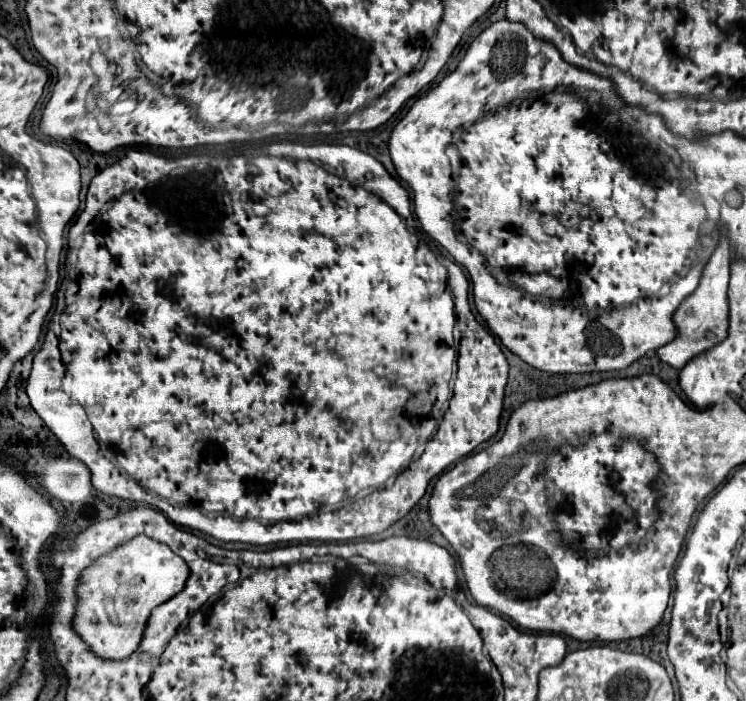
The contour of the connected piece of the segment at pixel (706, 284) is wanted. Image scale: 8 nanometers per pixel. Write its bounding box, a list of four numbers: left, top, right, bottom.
[657,231,729,369]

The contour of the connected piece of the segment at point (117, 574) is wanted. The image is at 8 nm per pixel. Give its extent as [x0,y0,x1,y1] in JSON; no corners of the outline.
[73,535,189,661]

